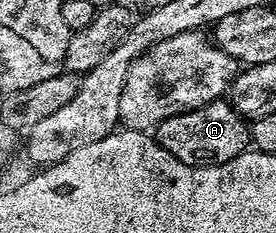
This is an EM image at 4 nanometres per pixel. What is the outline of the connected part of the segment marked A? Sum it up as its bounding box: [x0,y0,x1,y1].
[154,100,250,166]

